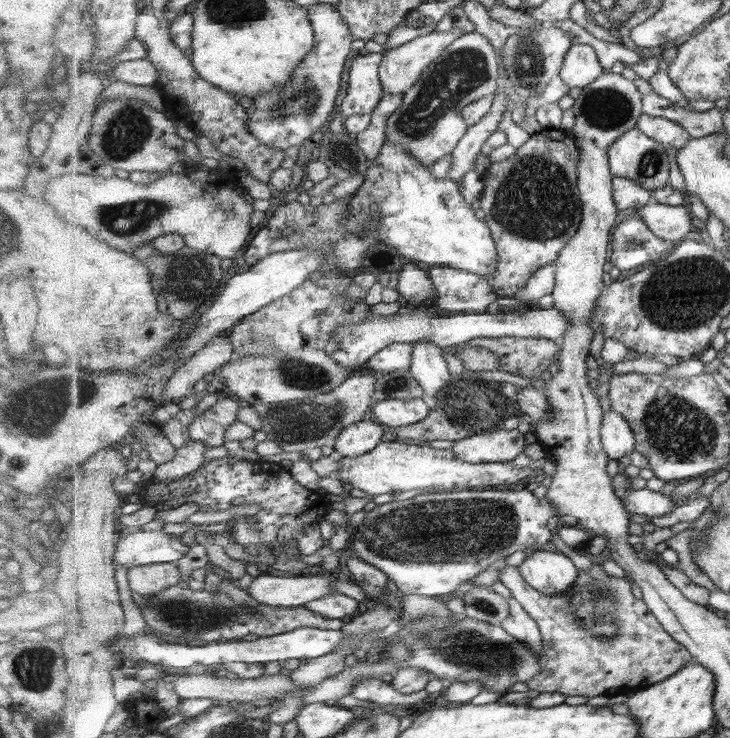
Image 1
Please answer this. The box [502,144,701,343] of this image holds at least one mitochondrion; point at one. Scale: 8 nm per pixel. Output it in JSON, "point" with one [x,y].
{"point":[651,162]}

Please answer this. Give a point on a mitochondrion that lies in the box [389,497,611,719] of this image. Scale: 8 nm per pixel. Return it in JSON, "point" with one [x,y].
{"point":[468,648]}

